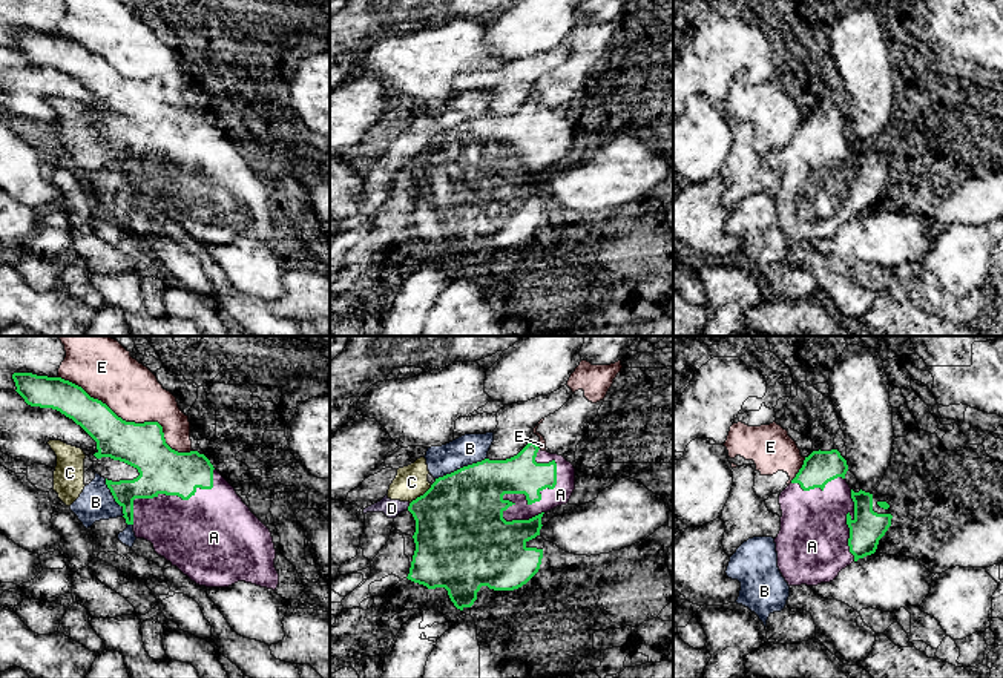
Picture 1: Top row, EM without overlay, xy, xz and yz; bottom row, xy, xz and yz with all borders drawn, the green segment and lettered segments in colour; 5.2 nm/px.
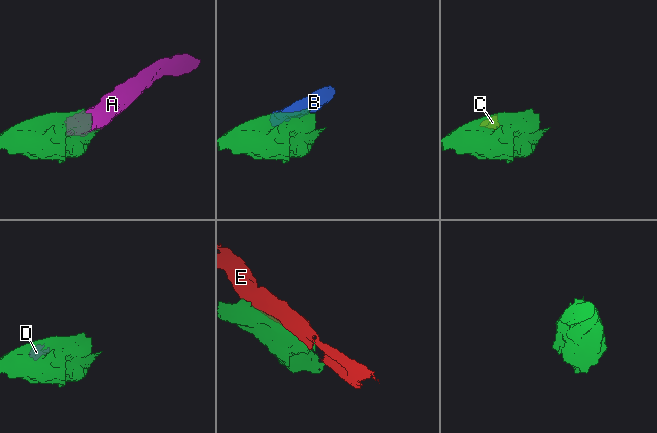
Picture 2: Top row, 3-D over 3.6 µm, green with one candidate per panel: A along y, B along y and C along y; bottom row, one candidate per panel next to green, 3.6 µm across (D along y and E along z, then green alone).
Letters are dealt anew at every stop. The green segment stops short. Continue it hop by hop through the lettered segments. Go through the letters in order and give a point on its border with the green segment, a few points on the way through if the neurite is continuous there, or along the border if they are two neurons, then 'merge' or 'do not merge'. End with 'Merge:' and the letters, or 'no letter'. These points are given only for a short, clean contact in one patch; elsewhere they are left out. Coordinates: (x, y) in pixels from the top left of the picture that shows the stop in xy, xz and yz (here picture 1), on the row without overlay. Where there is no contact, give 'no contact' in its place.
A: contact xz (540, 152); merge
B: contact xz (460, 125); border xz (486, 114), (436, 135); do not merge
C: contact xz (420, 152); do not merge
D: contact xz (408, 163); border xz (410, 160), (407, 164); do not merge
E: contact xy (131, 78); do not merge
Merge: A

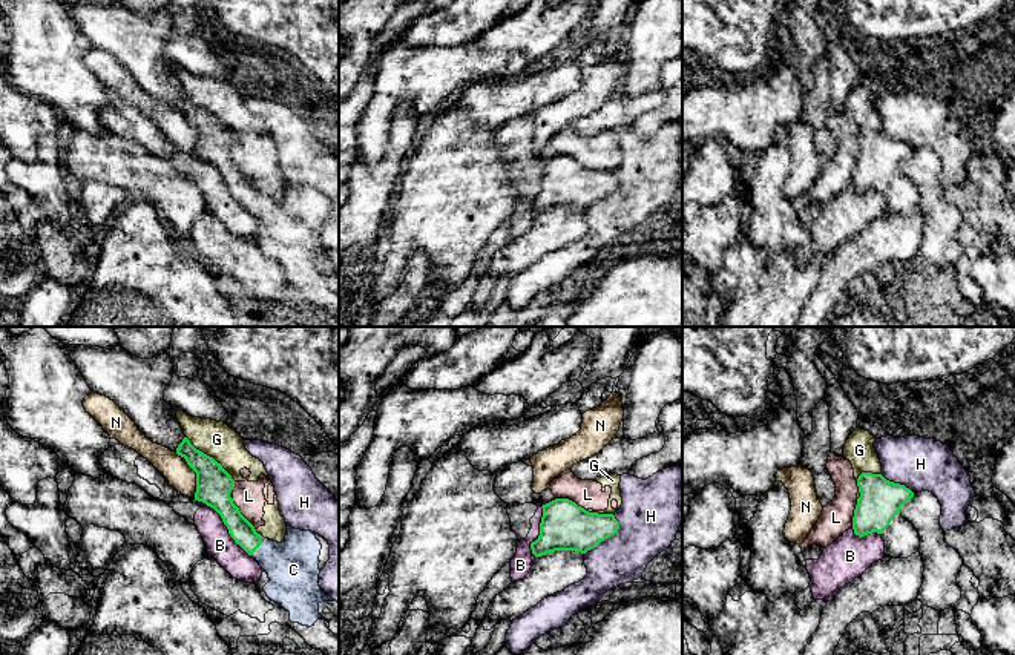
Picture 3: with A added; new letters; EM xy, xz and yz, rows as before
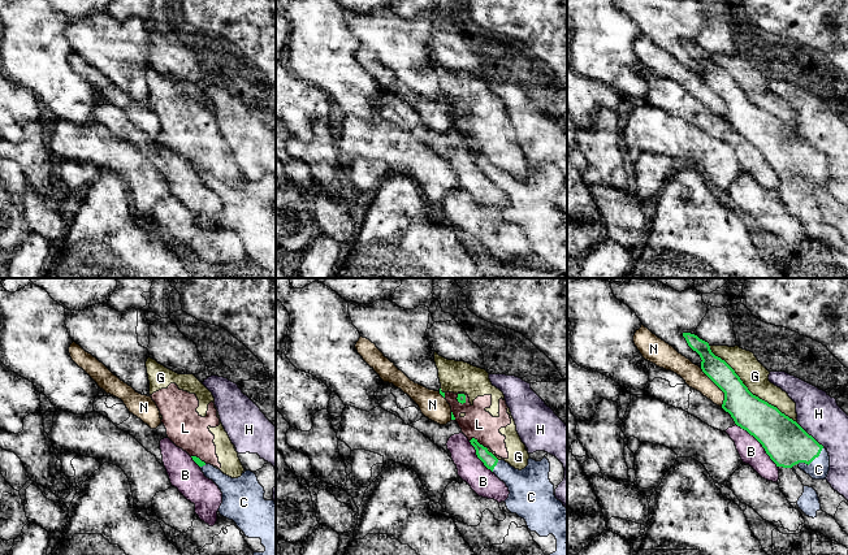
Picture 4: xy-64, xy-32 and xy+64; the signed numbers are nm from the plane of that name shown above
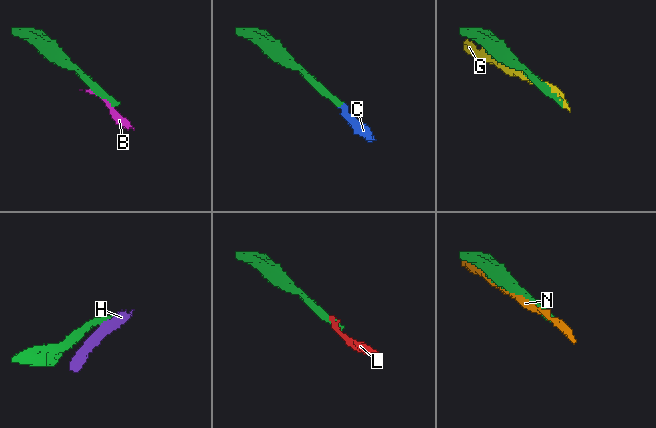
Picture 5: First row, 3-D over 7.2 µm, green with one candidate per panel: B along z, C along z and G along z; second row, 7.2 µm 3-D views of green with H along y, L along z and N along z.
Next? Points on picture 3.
B: contact xy (229, 187); do not merge
C: contact xy (258, 203); way xy (244, 190), (258, 203), (293, 226); merge
G: contact xy (209, 112); do not merge
H: contact xz (609, 192); do not merge
L: contact xz (571, 157); do not merge
N: contact xy (197, 131); do not merge
Merge: C

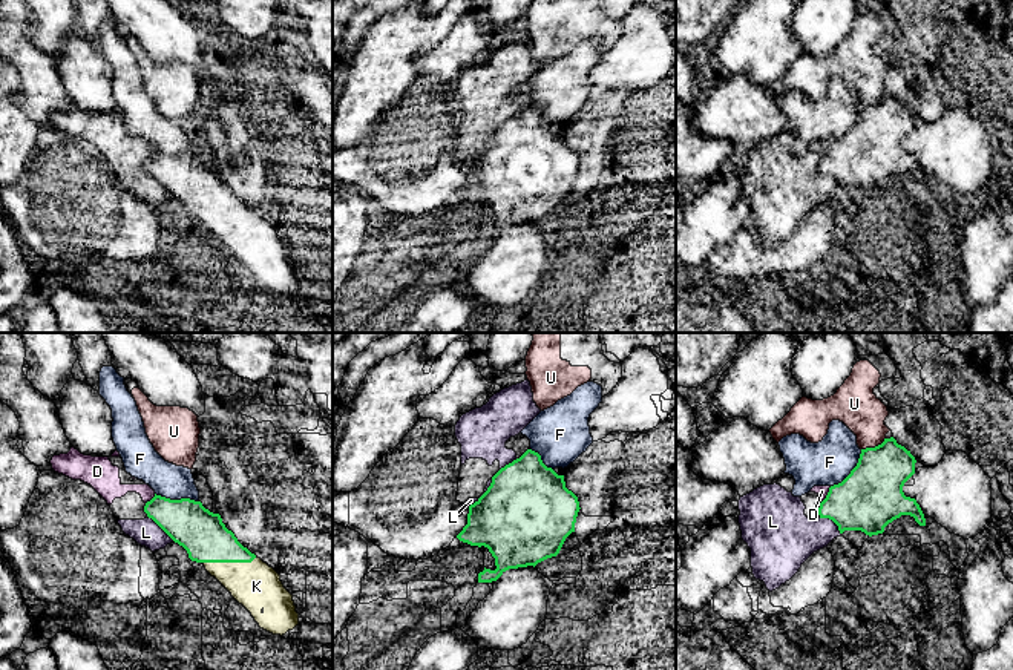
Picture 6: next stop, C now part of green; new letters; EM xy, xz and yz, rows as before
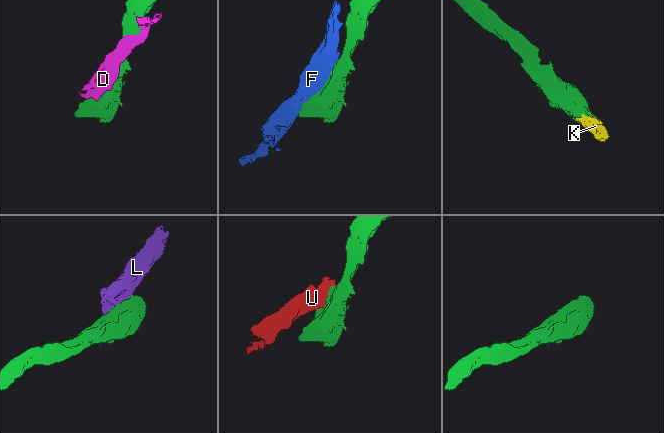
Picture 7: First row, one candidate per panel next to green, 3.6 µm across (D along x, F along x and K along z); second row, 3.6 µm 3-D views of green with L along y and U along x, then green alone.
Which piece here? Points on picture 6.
D: contact yz (828, 151); do not merge
F: contact xy (177, 157); do not merge
K: contact xy (229, 218); merge
L: contact xy (161, 184); border xy (147, 172), (173, 197); do not merge
U: contact yz (875, 103); do not merge
Merge: K

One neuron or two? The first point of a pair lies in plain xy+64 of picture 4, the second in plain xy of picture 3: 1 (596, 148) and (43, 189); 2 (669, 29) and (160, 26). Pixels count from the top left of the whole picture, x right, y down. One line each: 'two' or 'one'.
1: one
2: one

